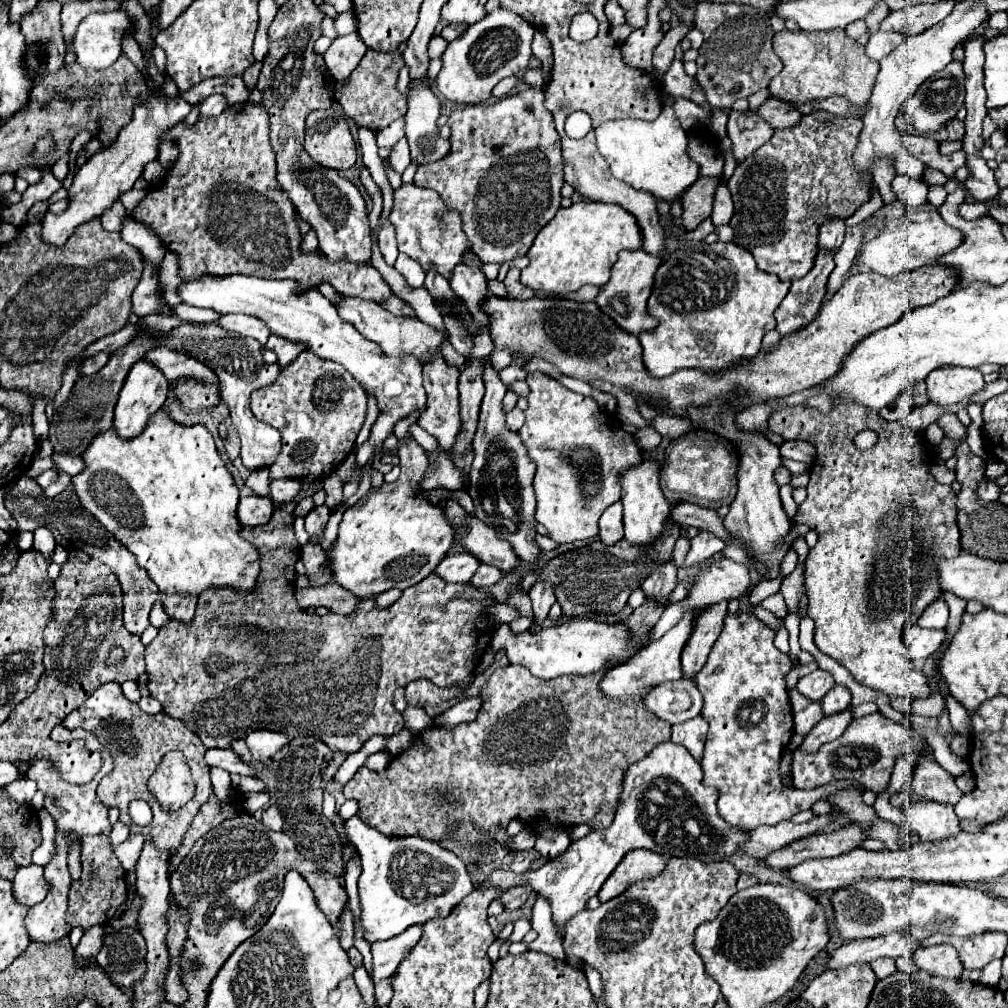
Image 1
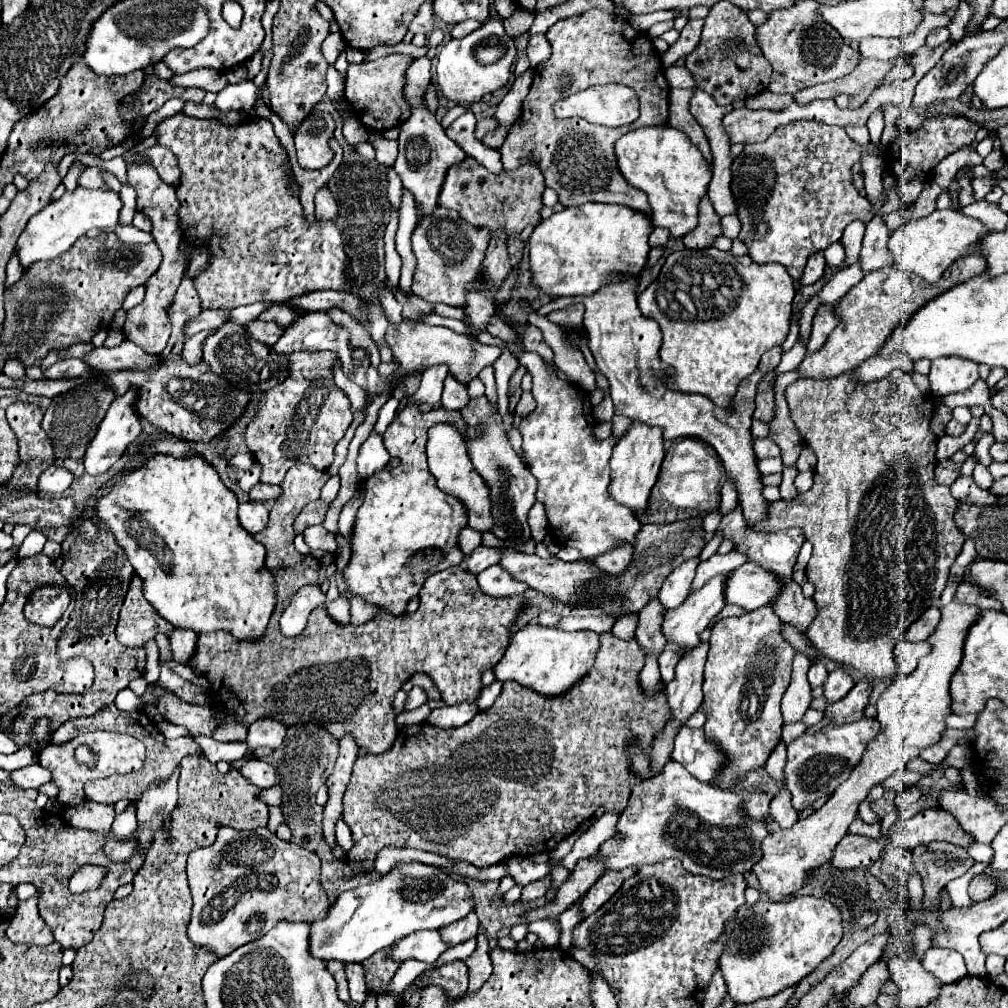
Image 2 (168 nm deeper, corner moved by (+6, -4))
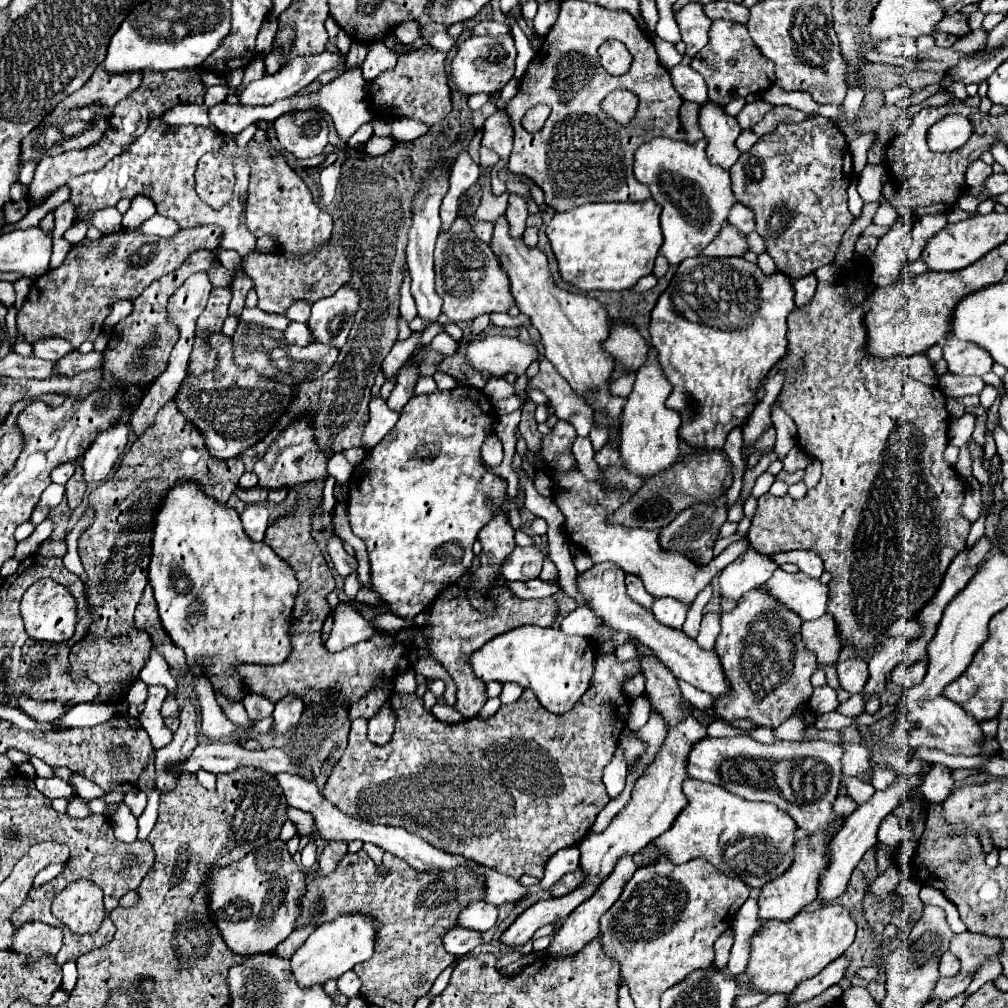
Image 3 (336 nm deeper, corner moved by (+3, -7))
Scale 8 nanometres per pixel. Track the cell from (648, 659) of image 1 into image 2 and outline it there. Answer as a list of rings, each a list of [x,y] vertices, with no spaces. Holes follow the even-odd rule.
[[[717,575],[713,577],[711,581],[705,583],[703,589],[699,589],[697,593],[689,595],[687,601],[683,601],[683,605],[679,605],[677,609],[669,609],[665,613],[665,621],[663,621],[663,635],[665,635],[665,649],[661,651],[659,655],[659,669],[661,669],[661,679],[665,683],[669,683],[673,679],[673,669],[675,669],[675,663],[679,661],[681,653],[685,653],[687,649],[691,647],[697,647],[699,645],[699,637],[701,633],[707,629],[707,625],[711,623],[711,619],[725,607],[725,601],[721,597],[721,589],[723,589],[723,583],[725,583],[725,575]]]

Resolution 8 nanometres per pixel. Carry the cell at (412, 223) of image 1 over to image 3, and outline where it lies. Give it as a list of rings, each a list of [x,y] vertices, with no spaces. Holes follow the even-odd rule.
[[[458,218],[446,234],[438,236],[434,268],[436,294],[444,300],[442,312],[450,322],[470,322],[480,314],[508,312],[514,306],[508,278],[500,272],[500,264],[496,264],[496,256],[492,256],[490,246],[474,236],[466,218]]]

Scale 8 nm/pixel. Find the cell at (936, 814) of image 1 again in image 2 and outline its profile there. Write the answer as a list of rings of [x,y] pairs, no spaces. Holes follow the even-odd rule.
[[[971,843],[971,845],[963,847],[963,849],[965,849],[965,853],[967,853],[975,863],[981,863],[981,861],[985,861],[985,863],[987,863],[987,859],[991,857],[991,849],[989,849],[989,845]]]

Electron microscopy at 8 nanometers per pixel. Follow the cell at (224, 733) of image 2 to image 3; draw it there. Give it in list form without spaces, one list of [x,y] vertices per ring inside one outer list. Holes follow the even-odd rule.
[[[194,680],[194,686],[202,710],[202,734],[212,740],[228,740],[236,732],[236,724],[232,724],[218,706],[208,680]]]

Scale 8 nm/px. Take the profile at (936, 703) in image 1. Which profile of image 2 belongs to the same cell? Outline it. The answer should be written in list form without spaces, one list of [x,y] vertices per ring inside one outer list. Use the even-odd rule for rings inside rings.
[[[947,715],[947,719],[945,719],[947,723],[945,725],[949,725],[949,727],[953,727],[953,729],[971,729],[973,725],[975,725],[975,715],[965,715],[965,717],[959,717],[959,715]]]

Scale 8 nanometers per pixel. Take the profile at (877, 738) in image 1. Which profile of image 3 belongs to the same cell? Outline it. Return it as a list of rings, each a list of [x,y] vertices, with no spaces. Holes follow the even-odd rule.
[[[752,736],[704,738],[688,756],[688,774],[702,782],[718,784],[742,798],[772,802],[788,812],[798,828],[812,832],[830,832],[836,820],[832,804],[836,800],[842,776],[842,744],[826,740],[776,742],[762,744]]]

